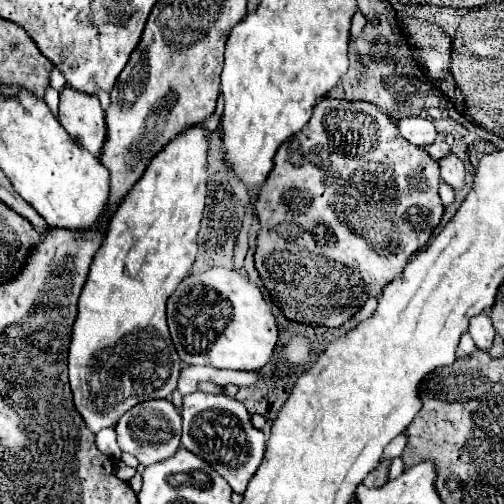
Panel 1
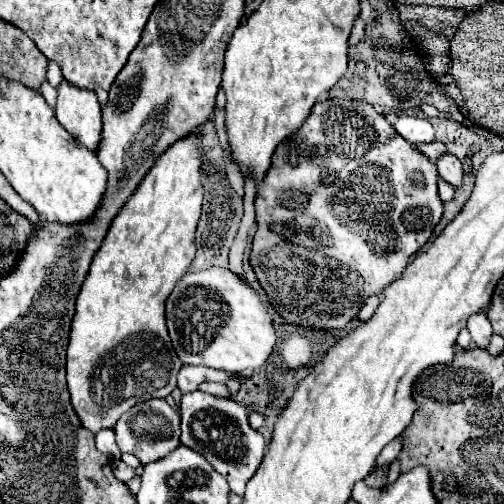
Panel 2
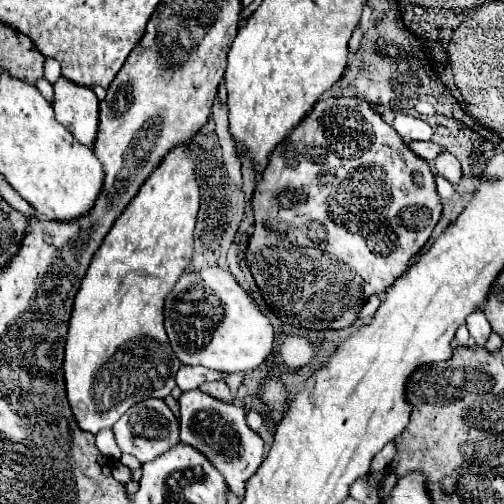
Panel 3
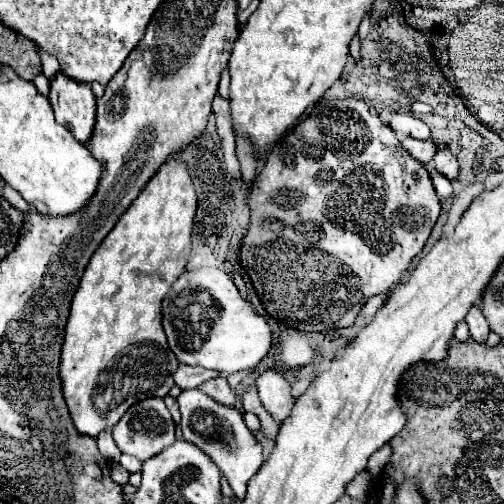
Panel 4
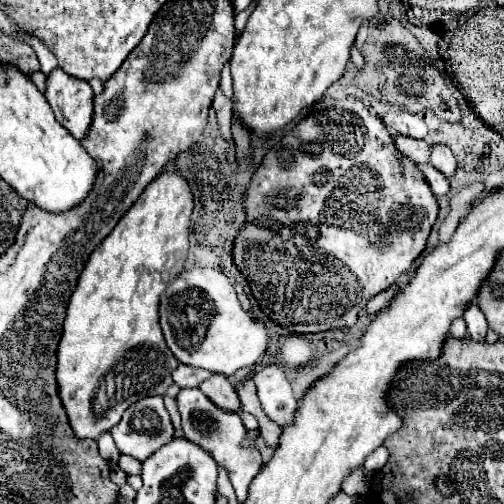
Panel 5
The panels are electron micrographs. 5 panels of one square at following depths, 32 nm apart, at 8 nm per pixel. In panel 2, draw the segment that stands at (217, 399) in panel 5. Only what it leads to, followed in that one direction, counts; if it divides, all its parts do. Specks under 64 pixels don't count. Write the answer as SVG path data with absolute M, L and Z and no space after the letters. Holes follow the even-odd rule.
M204 382L204 384L200 386L200 390L202 390L202 392L208 392L208 394L212 394L212 396L230 398L230 392L228 392L226 384L218 384L218 382L212 382L212 384L208 384L208 382Z

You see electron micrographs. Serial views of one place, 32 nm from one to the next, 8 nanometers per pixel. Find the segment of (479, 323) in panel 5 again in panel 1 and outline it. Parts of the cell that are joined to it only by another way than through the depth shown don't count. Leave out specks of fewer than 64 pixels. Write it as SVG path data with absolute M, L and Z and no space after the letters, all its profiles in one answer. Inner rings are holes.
M480 314L480 316L474 316L470 320L470 326L468 326L468 332L470 336L474 338L476 346L480 350L488 350L492 346L492 340L494 340L494 326L492 326L492 320L488 318L488 314Z

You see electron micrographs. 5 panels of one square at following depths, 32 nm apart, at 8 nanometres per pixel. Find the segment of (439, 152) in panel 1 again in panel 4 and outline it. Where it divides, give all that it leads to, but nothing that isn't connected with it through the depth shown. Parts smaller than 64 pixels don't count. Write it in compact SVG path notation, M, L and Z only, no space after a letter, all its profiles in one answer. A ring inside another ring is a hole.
M400 138L402 148L412 154L412 158L420 160L422 164L430 164L432 156L436 152L436 144L428 142L428 140L414 140L414 138Z

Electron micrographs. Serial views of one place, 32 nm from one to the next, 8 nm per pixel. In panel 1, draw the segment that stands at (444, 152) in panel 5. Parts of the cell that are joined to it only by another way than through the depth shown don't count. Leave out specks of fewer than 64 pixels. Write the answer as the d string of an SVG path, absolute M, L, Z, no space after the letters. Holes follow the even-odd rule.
M448 154L444 156L444 160L438 162L440 164L440 176L446 184L450 184L456 192L464 188L464 164L462 160L458 160L458 156Z

